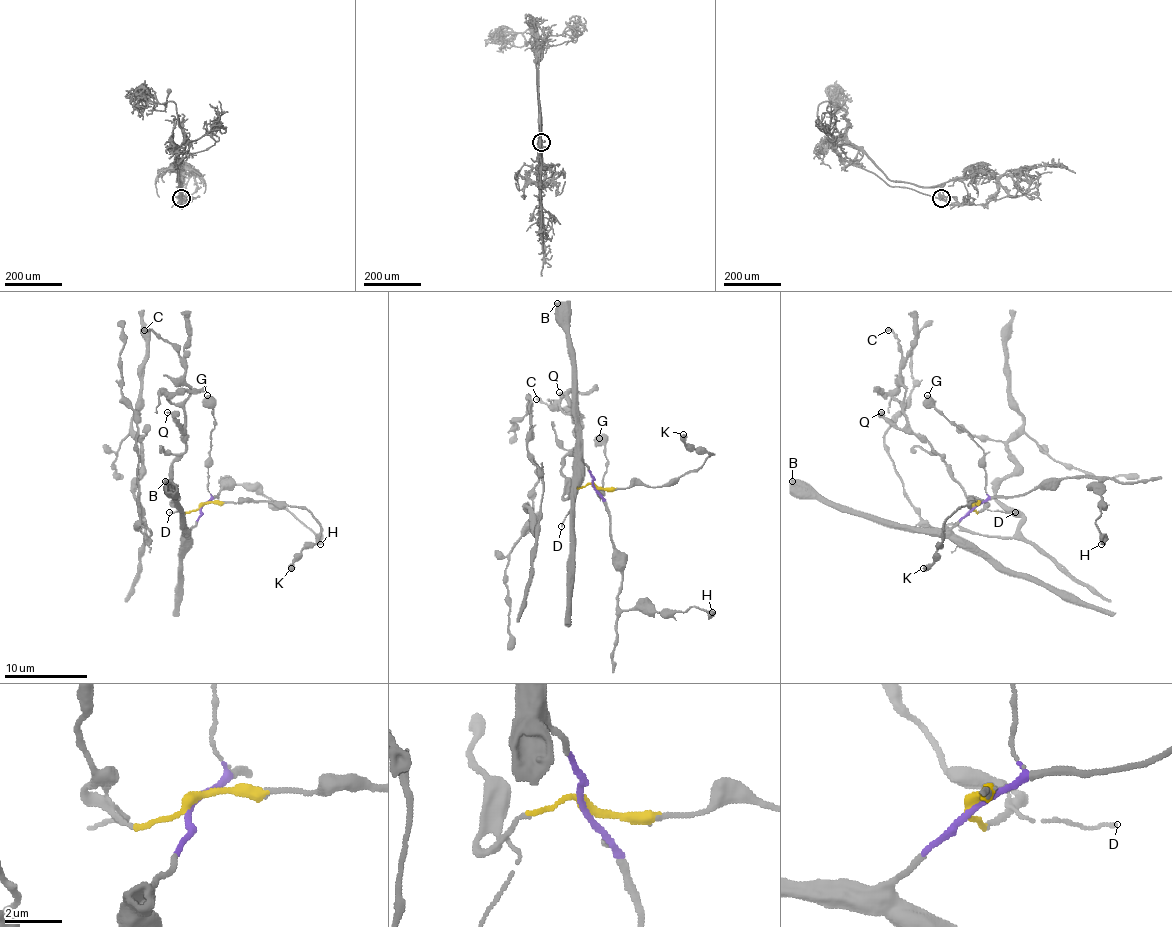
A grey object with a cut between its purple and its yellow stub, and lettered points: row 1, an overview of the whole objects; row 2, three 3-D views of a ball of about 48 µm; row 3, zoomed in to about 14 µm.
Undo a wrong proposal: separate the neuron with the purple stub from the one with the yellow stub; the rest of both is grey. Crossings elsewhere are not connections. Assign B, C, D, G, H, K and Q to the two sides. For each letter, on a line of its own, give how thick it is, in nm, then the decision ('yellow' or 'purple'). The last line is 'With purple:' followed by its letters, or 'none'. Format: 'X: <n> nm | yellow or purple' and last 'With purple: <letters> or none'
B: 600 nm | purple
C: 280 nm | yellow
D: 100 nm | yellow
G: 650 nm | purple
H: 440 nm | purple
K: 500 nm | yellow
Q: 180 nm | yellow
With purple: B, G, H

